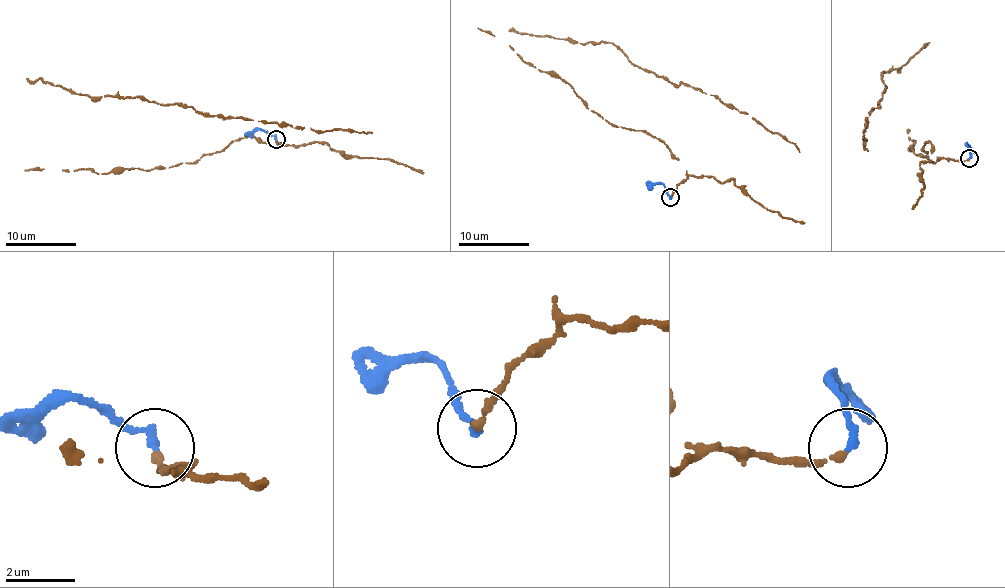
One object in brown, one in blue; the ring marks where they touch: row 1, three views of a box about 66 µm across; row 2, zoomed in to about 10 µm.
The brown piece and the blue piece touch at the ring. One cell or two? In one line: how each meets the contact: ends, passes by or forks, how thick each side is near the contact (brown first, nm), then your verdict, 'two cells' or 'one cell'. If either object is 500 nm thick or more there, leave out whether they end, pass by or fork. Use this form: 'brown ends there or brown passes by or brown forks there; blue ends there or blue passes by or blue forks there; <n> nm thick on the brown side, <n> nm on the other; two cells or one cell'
brown ends there; blue ends there; 190 nm thick on the brown side, 200 nm on the other; one cell

